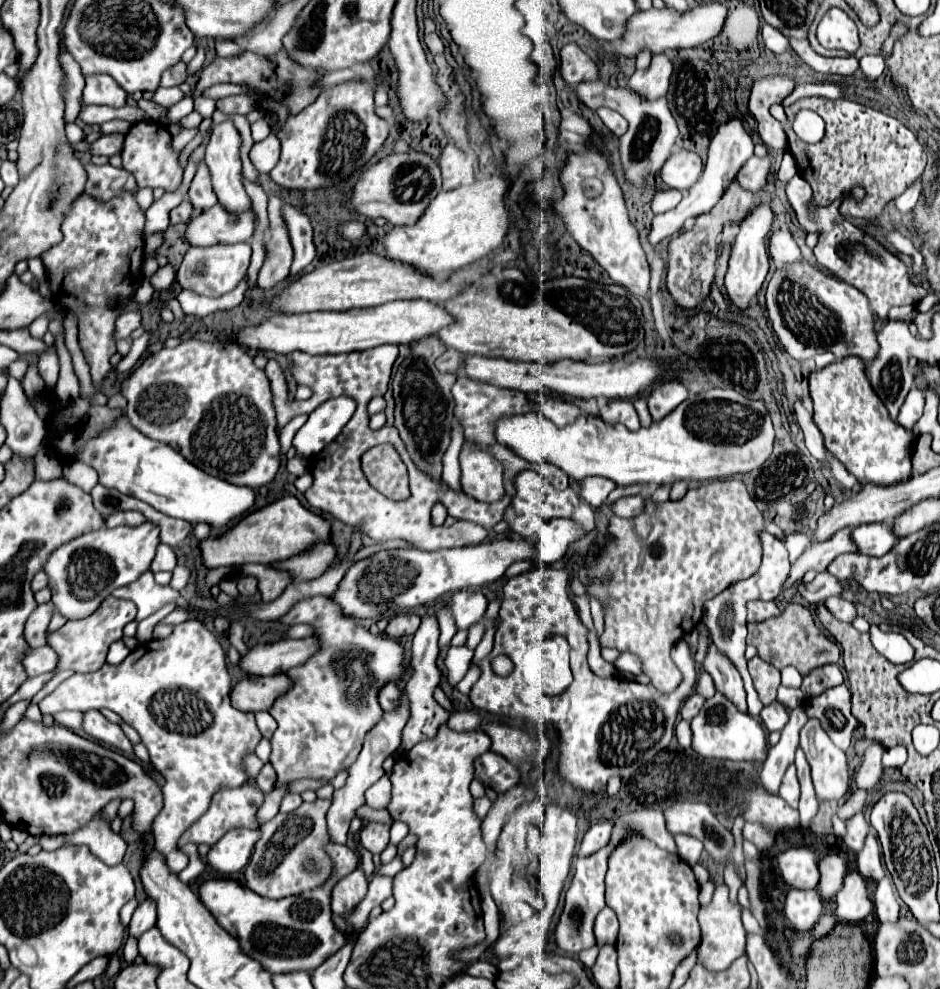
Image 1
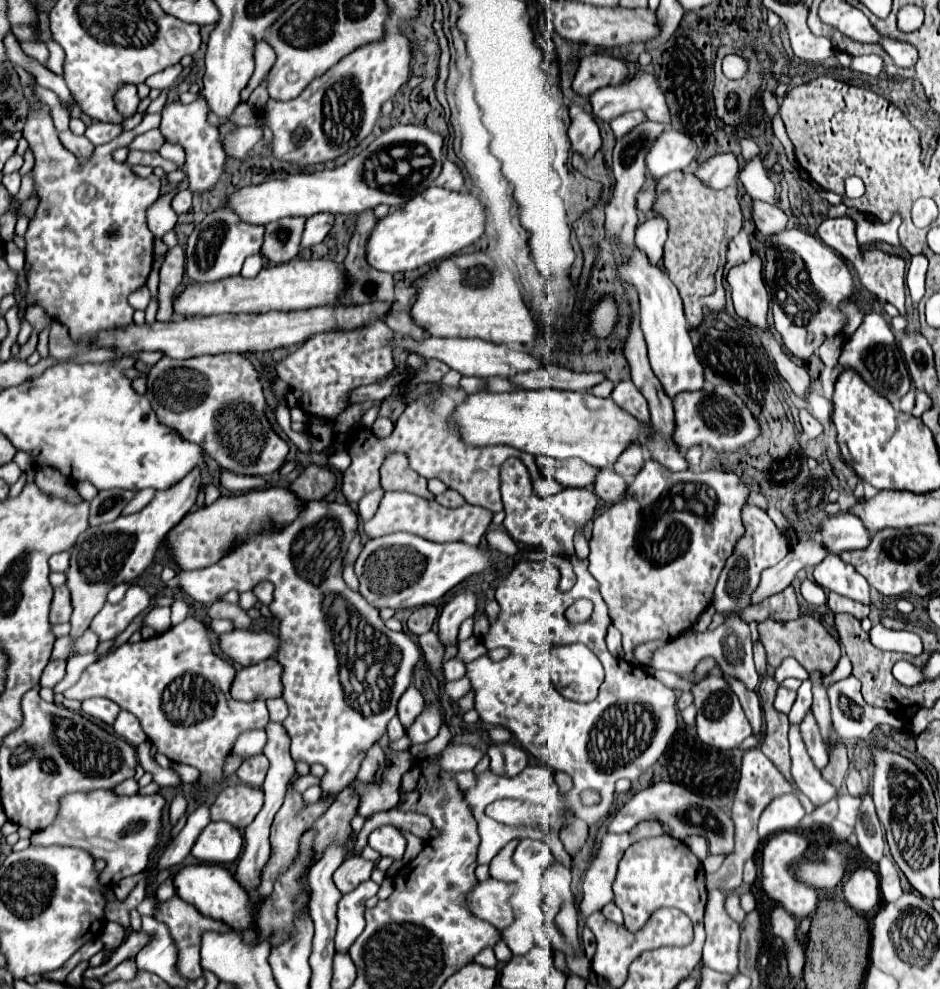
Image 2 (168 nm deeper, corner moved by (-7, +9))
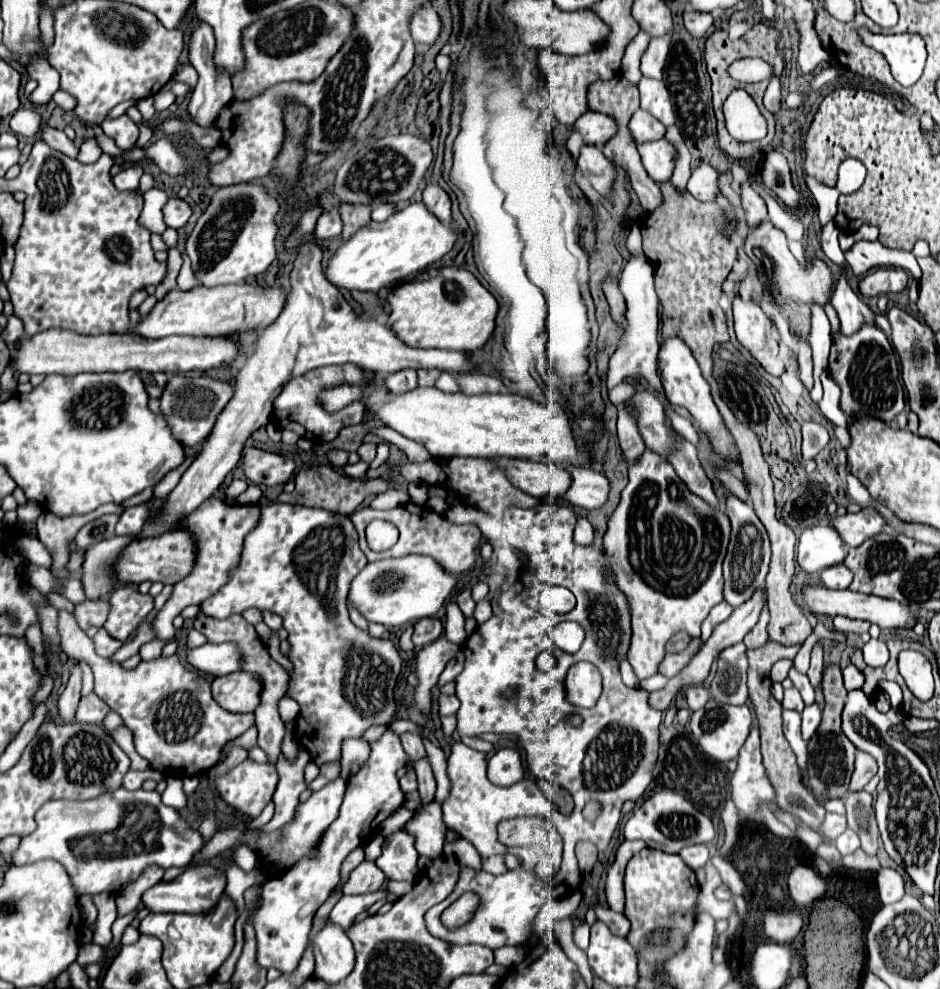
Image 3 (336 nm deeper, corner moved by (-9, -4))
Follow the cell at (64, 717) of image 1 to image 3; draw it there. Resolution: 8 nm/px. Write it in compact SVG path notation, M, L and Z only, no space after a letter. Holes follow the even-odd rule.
M80 662L83 672L82 678L82 694L90 694L94 689L94 677L90 667L84 662Z

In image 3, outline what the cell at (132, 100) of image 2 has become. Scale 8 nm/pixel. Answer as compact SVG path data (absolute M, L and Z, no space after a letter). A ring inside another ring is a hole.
M120 116L120 118L114 118L114 120L106 120L100 124L104 134L110 136L116 146L120 150L130 150L136 146L136 140L138 140L138 126L128 118L128 116Z

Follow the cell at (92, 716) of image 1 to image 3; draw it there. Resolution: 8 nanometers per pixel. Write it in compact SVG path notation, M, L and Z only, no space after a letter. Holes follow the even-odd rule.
M92 692L84 698L80 698L80 704L78 704L78 710L76 710L76 720L78 722L102 722L104 716L108 714L108 706Z

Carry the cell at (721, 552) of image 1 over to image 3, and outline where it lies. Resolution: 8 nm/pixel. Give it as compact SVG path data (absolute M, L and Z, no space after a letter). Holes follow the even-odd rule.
M644 450L644 454L630 464L628 486L624 488L620 506L612 514L604 534L604 554L610 560L616 586L628 596L632 608L632 644L628 650L628 662L640 680L658 674L658 666L664 658L664 646L672 634L686 630L692 638L700 638L704 618L724 598L722 560L730 540L730 520L726 520L718 508L706 506L706 502L690 494L674 468L660 468L660 462L664 462L664 458Z

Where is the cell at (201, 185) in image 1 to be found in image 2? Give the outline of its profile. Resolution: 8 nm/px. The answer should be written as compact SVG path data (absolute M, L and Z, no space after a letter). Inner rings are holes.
M202 97L198 101L194 101L194 103L190 103L190 105L180 103L178 99L168 101L164 105L164 109L162 109L160 131L166 137L166 141L180 143L184 147L186 167L188 167L188 175L190 175L190 189L194 193L210 191L218 183L220 175L224 173L224 161L226 161L226 153L218 145L218 127L208 125L206 113L208 113L208 105L206 105L206 101Z

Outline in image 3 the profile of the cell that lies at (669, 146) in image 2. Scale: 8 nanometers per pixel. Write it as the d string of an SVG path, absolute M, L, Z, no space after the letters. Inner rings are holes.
M666 138L642 142L642 144L638 144L638 152L642 156L642 164L644 164L648 176L654 182L662 184L662 182L670 180L674 162L676 162L676 150L674 150L674 146L670 146L670 142L666 142Z

